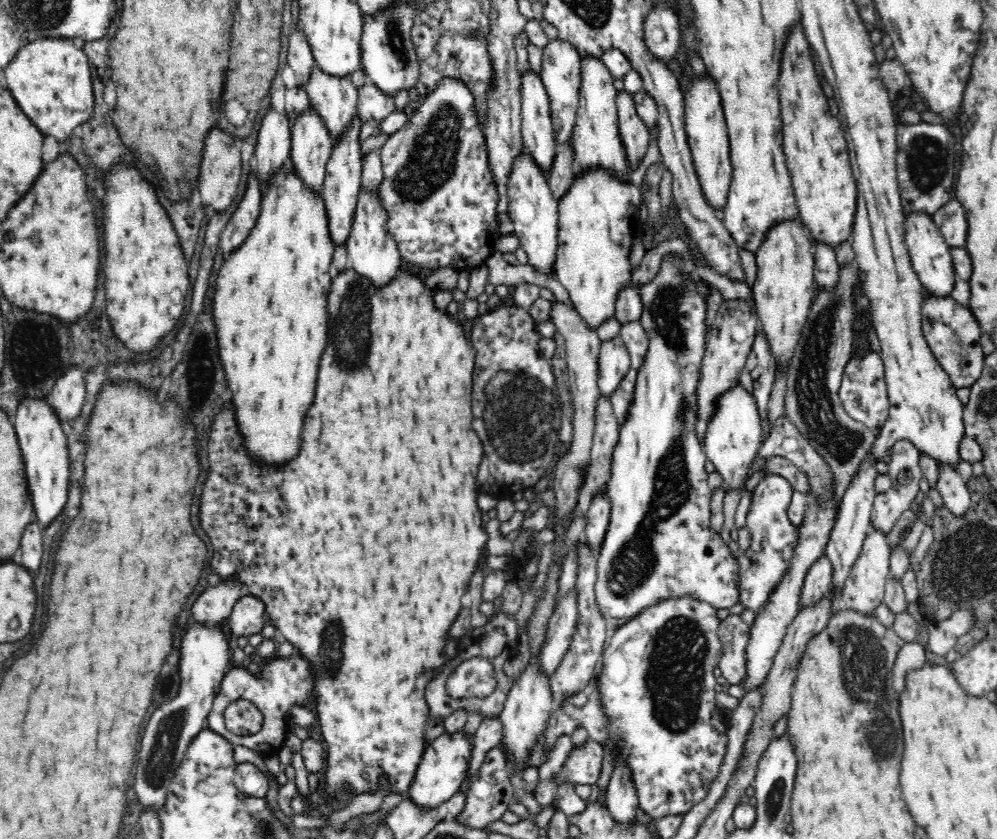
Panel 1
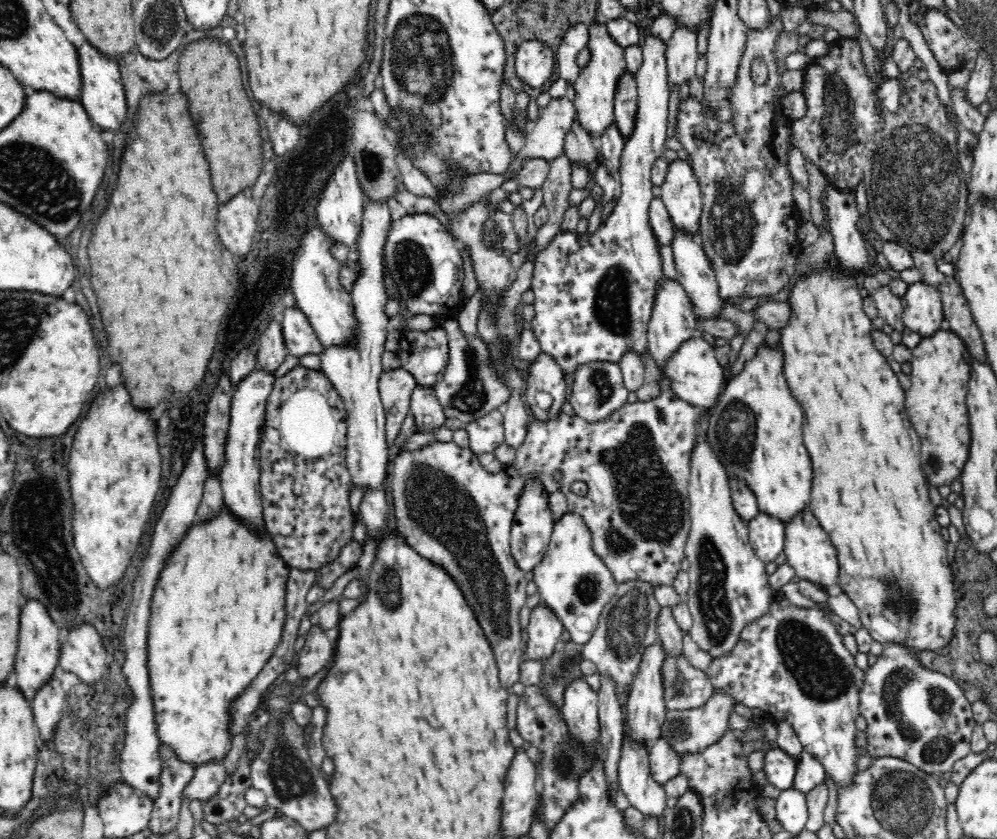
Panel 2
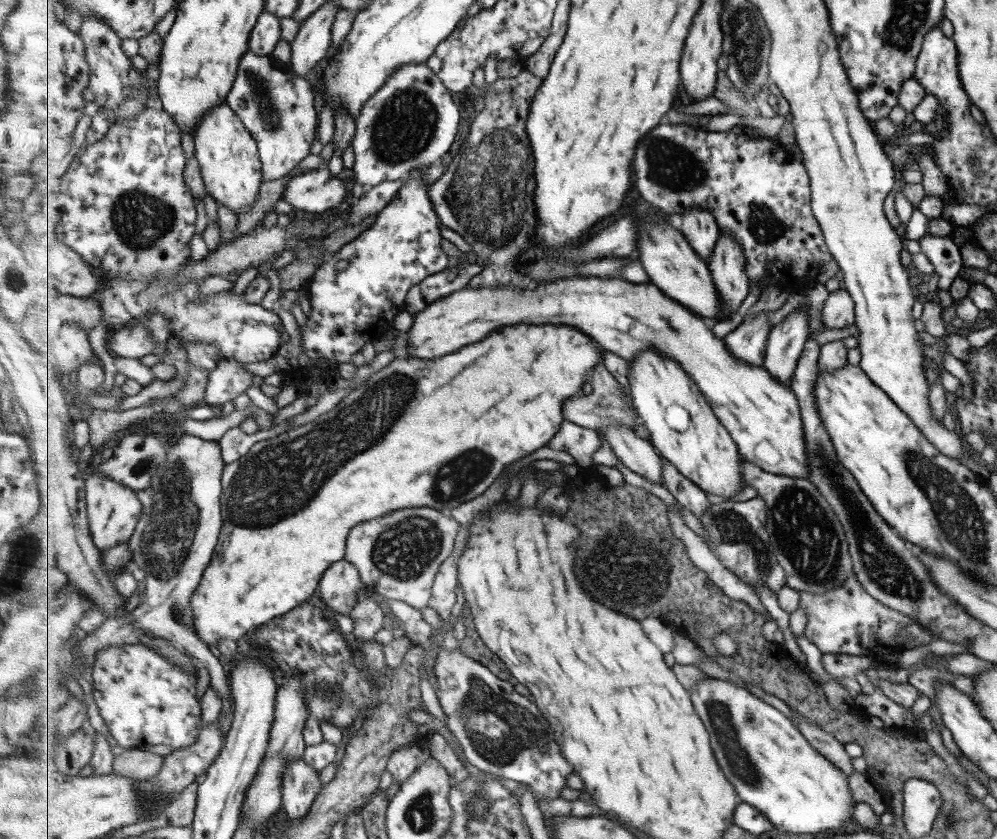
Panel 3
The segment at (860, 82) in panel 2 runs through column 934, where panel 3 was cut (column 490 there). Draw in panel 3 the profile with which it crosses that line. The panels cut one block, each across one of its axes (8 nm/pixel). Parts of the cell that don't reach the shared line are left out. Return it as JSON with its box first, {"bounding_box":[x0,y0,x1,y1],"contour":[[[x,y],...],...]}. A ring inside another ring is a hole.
{"bounding_box":[430,68,545,289],"contour":[[[523,68],[517,77],[499,78],[488,87],[487,107],[472,125],[472,132],[462,146],[462,158],[453,158],[446,174],[432,188],[430,196],[442,223],[460,234],[480,254],[478,261],[485,271],[478,276],[478,284],[472,280],[472,289],[506,286],[532,289],[536,286],[531,274],[525,270],[536,260],[540,220],[536,202],[537,160],[528,130],[529,116],[534,99],[545,79]]]}

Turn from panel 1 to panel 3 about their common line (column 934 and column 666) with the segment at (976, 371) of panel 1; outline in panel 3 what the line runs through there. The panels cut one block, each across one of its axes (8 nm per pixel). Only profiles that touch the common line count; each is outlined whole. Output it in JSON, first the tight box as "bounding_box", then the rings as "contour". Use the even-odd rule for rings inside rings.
{"bounding_box":[407,276,809,480],"contour":[[[590,276],[590,278],[574,277],[552,282],[539,282],[532,289],[518,289],[512,285],[486,289],[464,288],[430,305],[414,318],[414,324],[408,331],[409,344],[407,347],[412,357],[426,359],[428,362],[432,359],[444,358],[449,354],[459,352],[465,346],[483,341],[490,333],[502,327],[523,322],[554,322],[578,327],[592,335],[603,348],[618,354],[629,363],[636,361],[645,350],[657,350],[660,354],[666,354],[666,357],[678,361],[682,369],[701,386],[702,392],[706,398],[709,398],[716,414],[738,443],[745,460],[776,474],[809,480],[805,422],[801,400],[797,392],[793,387],[770,374],[768,368],[754,366],[734,356],[725,338],[721,339],[714,334],[711,322],[693,312],[686,305],[669,298],[653,283],[634,284],[626,279],[606,280],[600,276]]]}

